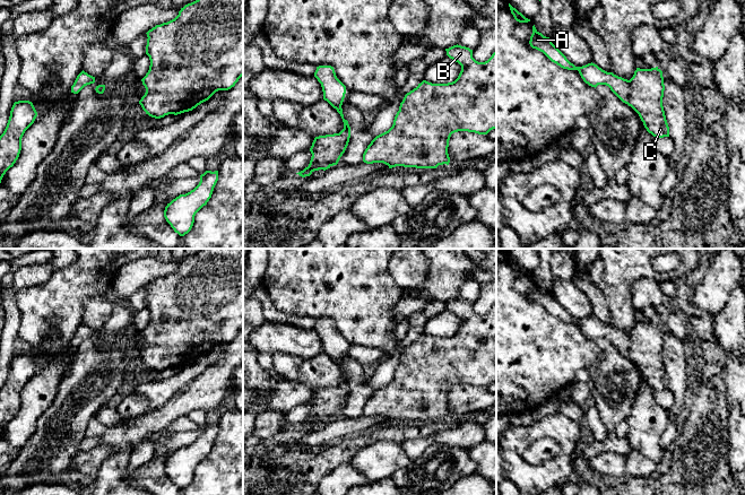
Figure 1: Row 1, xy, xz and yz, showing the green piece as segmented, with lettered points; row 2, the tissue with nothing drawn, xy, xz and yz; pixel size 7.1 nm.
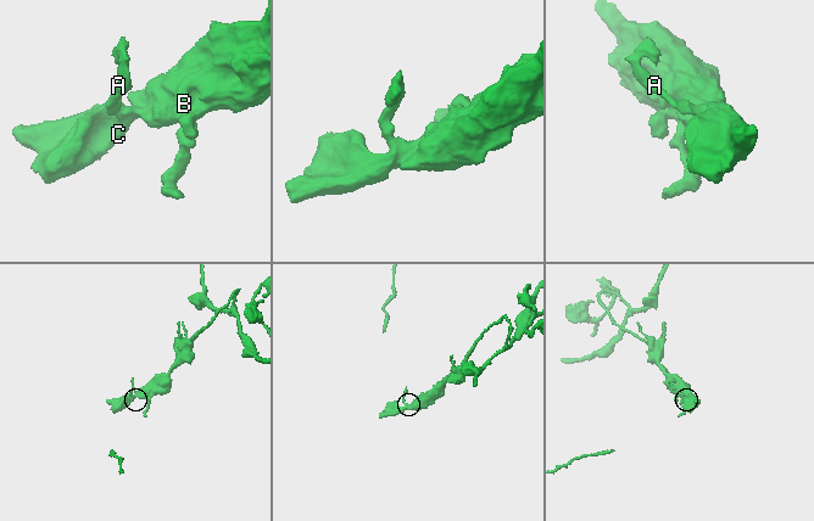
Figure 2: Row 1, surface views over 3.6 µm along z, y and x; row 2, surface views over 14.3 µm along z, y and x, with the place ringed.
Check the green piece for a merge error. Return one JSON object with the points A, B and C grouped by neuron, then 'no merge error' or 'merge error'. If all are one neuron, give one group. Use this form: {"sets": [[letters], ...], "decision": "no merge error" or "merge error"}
{"sets": [["A"], ["B", "C"]], "decision": "merge error"}

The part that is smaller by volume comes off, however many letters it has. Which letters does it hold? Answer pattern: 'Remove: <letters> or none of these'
Remove: A

